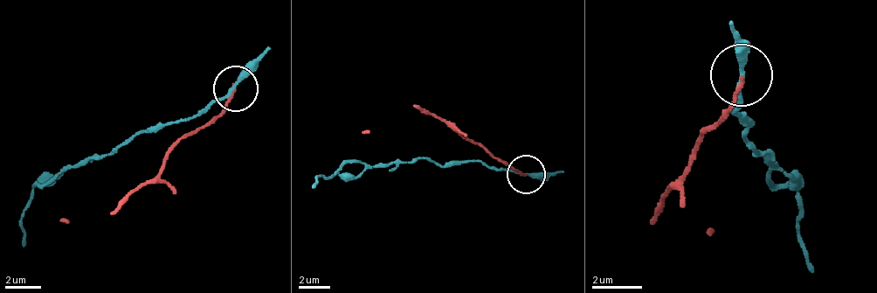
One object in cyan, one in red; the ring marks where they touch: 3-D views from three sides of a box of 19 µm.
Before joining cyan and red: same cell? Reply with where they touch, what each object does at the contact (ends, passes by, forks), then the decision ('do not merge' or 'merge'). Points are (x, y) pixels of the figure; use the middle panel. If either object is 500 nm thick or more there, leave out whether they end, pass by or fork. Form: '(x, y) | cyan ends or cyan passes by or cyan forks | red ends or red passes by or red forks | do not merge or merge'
(526, 174) | cyan passes by | red ends | do not merge

